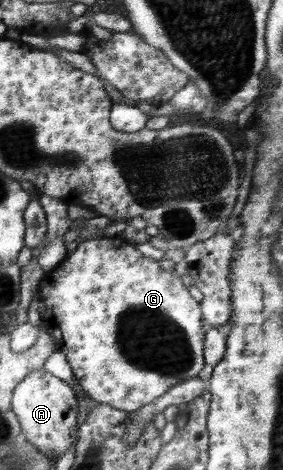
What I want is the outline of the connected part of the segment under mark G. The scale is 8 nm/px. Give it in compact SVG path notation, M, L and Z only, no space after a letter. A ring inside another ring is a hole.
M123 234L115 237L95 235L85 238L76 249L68 254L67 257L53 271L44 274L38 287L38 294L45 311L41 316L41 323L53 339L57 342L58 350L65 355L69 362L73 375L77 378L79 385L85 391L86 396L96 402L115 407L121 411L130 412L142 409L143 406L158 401L165 391L177 383L187 379L198 377L201 367L203 367L203 339L205 331L201 329L201 311L199 311L199 301L195 305L195 299L189 295L187 287L179 281L180 277L175 277L169 273L160 263L153 261L151 257L145 257L134 244L127 245L127 240Z

